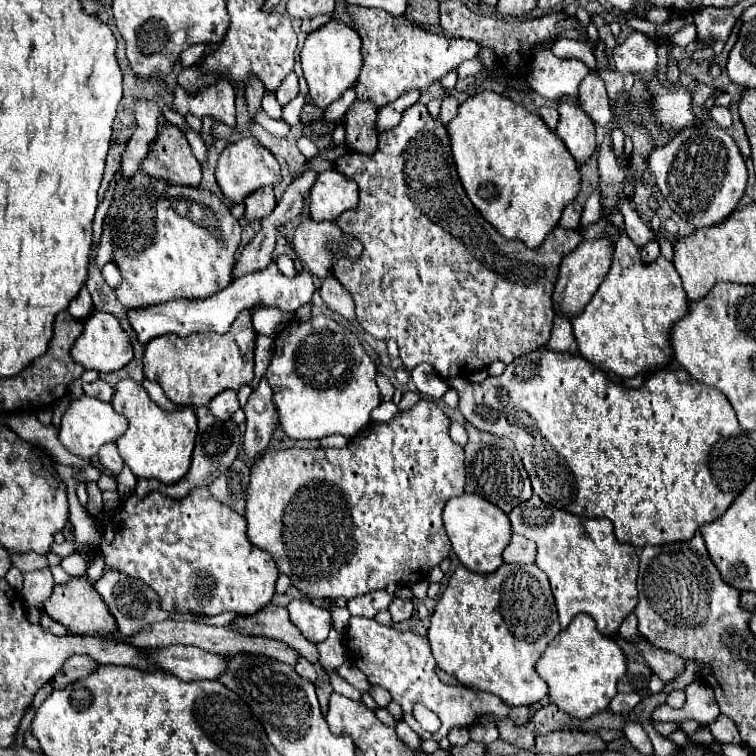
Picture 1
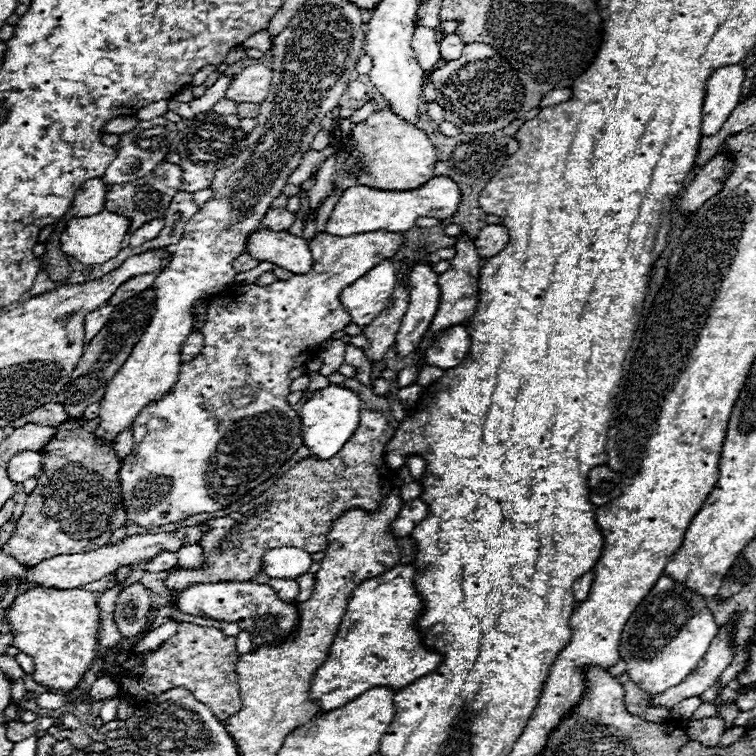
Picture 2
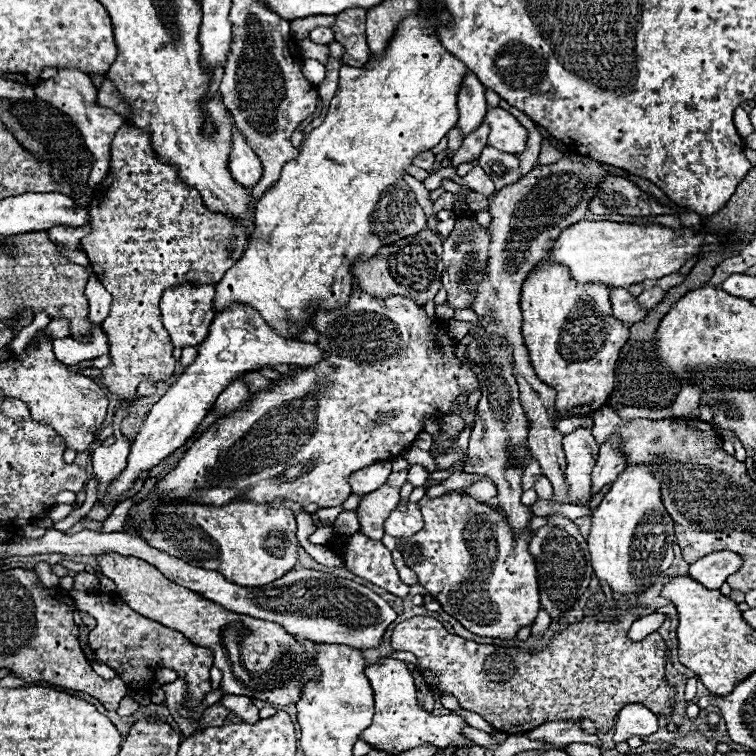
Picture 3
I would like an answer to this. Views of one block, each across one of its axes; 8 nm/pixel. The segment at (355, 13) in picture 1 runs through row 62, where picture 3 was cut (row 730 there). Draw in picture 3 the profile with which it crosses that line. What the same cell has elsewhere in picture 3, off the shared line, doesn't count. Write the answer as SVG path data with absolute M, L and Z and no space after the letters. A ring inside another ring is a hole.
M382 658L372 666L366 666L366 676L374 688L376 696L376 724L370 724L362 734L360 740L372 744L374 748L390 746L394 752L404 752L416 746L422 746L426 742L446 748L450 744L462 746L466 738L462 736L462 726L466 724L456 712L448 716L434 716L432 712L424 710L416 700L416 686L410 670L406 668L406 662L396 658Z

